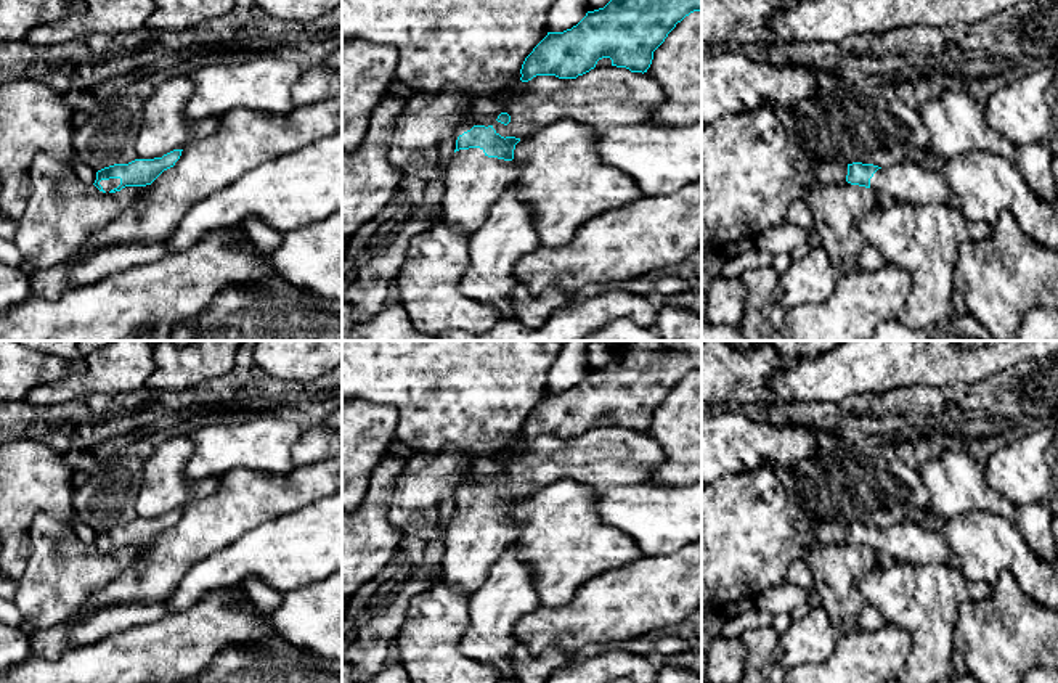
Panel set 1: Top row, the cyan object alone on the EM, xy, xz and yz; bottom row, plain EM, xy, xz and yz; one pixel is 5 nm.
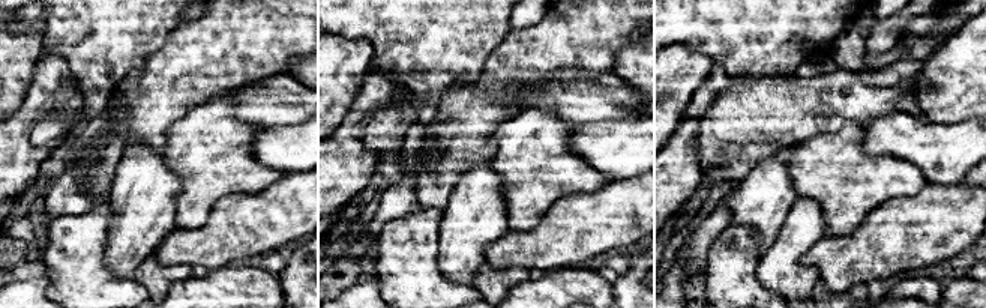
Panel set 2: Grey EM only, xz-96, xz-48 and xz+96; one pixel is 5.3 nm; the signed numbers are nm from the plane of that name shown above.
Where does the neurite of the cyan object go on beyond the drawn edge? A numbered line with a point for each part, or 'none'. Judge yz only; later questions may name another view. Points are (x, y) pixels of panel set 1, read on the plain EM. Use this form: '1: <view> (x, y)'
1: yz (826, 532)
2: yz (907, 542)

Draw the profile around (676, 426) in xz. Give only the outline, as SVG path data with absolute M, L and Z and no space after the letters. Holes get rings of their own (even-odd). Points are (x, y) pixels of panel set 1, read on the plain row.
M694 371L676 384L653 411L645 434L665 452L665 463L653 471L653 484L702 482L702 371Z

